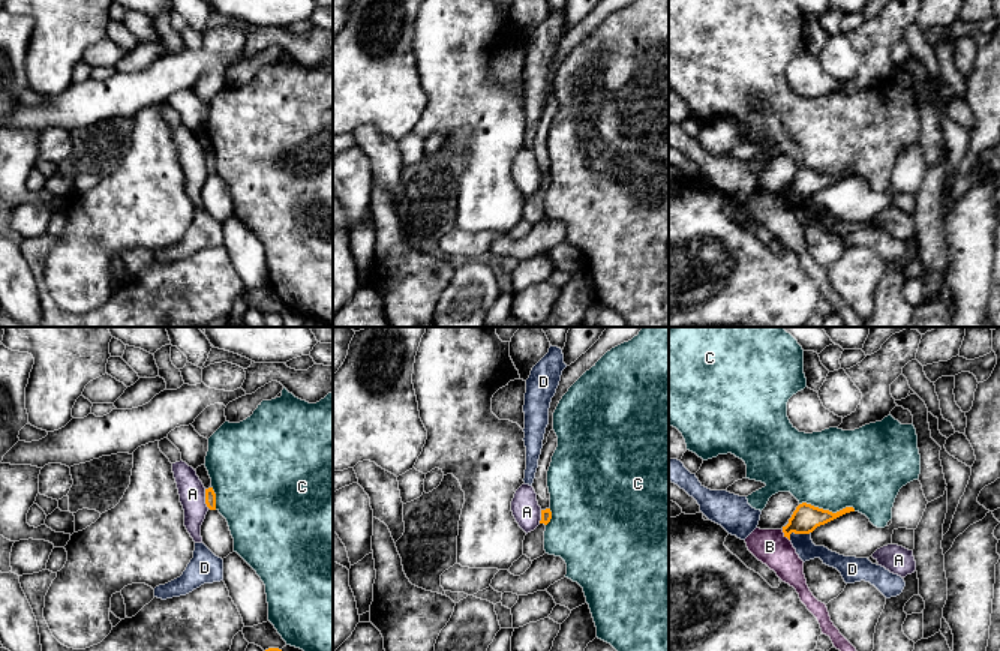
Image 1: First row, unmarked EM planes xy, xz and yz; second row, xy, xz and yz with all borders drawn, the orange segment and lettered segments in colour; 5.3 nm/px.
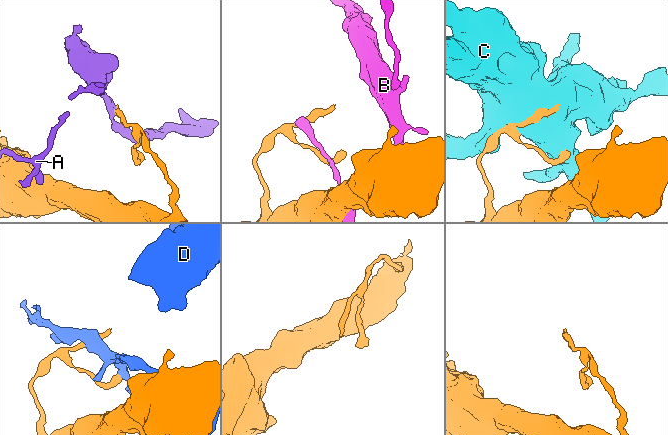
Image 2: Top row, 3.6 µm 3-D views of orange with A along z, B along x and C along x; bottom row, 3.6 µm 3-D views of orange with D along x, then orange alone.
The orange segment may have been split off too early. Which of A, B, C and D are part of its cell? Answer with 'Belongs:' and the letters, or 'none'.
Belongs: none

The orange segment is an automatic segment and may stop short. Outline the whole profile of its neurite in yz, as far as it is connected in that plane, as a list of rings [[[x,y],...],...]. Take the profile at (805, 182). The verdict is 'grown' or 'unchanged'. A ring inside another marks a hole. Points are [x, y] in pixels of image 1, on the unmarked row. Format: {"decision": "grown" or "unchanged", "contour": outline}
{"decision": "unchanged", "contour": [[[802,166],[796,171],[792,182],[789,183],[789,188],[783,190],[784,201],[790,204],[790,198],[810,198],[817,190],[825,189],[846,177],[855,176],[853,171],[846,171],[837,177],[832,177],[829,174],[823,174],[819,171],[814,171],[811,168]]]}

